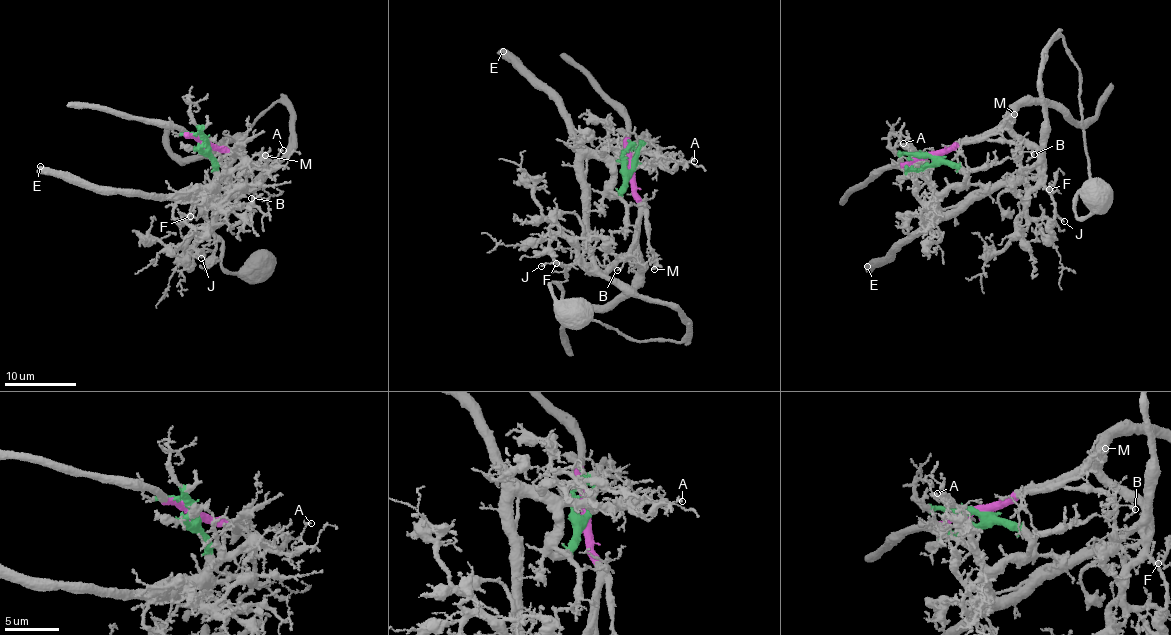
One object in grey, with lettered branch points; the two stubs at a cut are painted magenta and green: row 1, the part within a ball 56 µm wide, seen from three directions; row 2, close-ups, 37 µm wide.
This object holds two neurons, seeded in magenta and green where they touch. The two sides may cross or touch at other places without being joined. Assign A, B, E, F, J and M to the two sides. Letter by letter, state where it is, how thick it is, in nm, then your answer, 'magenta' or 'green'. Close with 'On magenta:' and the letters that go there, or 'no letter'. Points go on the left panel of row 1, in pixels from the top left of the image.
A: at (283, 150); 160 nm thick; green
B: at (251, 198); 160 nm thick; magenta
E: at (40, 166); 550 nm thick; green
F: at (190, 216); 150 nm thick; magenta
J: at (201, 258); 170 nm thick; magenta
M: at (265, 155); 200 nm thick; magenta
On magenta: B, F, J, M

